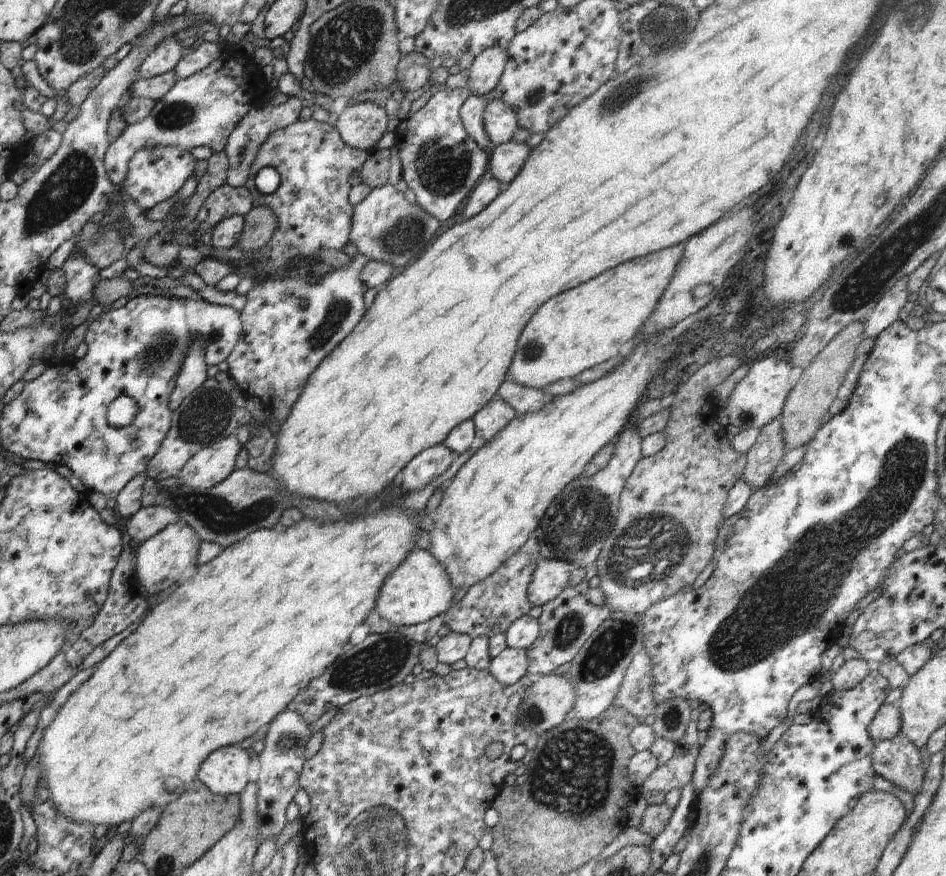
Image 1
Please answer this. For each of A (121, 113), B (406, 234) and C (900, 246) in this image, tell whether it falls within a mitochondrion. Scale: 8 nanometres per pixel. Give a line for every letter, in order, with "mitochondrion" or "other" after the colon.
A: other
B: mitochondrion
C: mitochondrion

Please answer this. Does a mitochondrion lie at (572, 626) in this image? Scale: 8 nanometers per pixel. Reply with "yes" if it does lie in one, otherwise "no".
yes

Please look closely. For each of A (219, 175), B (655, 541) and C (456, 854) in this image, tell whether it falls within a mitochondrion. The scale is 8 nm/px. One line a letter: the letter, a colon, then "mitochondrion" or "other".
A: other
B: mitochondrion
C: other

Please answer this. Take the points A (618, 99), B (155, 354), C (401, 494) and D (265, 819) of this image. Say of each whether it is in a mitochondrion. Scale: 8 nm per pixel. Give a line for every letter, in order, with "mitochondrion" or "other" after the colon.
A: mitochondrion
B: mitochondrion
C: other
D: other

